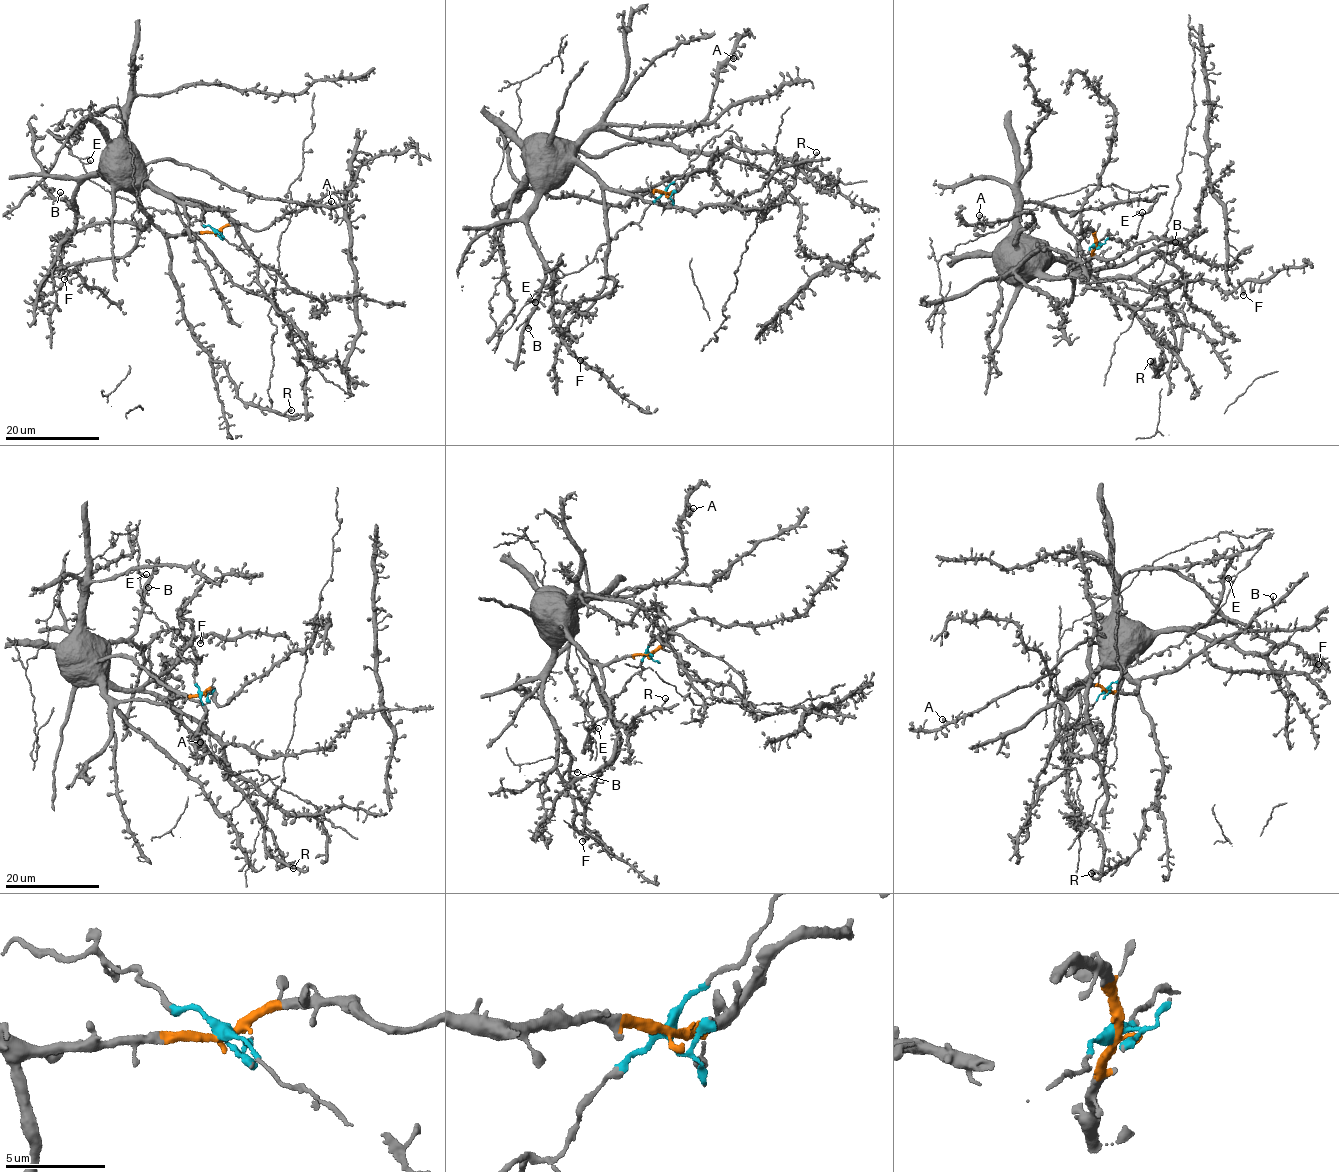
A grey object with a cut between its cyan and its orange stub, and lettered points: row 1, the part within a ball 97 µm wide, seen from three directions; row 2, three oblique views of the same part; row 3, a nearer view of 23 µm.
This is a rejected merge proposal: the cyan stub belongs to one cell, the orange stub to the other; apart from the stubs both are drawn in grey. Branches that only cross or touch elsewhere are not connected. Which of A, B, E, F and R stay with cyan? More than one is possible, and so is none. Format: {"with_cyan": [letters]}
{"with_cyan": ["E"]}

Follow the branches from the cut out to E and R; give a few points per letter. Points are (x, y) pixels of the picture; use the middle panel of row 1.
E: (666, 193), (650, 204), (641, 219), (631, 222), (599, 248), (589, 263), (539, 289), (529, 299), (535, 302)
R: (666, 193), (636, 189), (628, 194), (694, 210), (759, 189), (785, 166), (807, 162), (817, 151)

